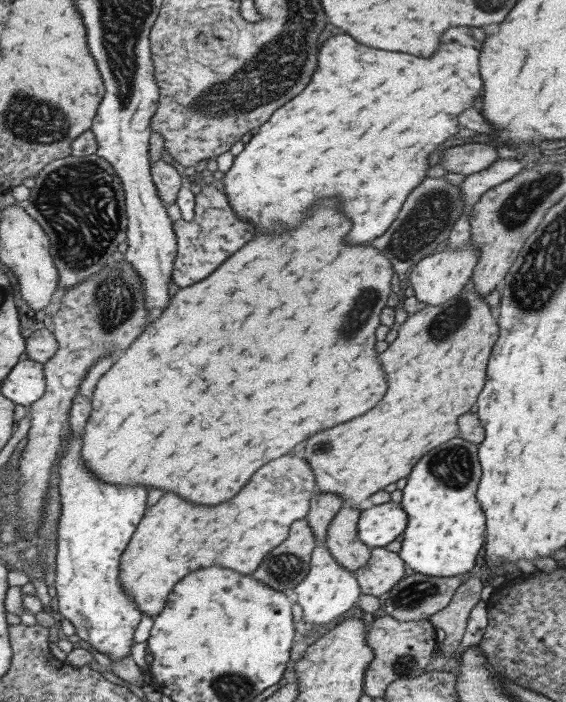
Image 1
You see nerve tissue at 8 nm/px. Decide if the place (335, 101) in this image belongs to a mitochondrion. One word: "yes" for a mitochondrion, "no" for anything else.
no

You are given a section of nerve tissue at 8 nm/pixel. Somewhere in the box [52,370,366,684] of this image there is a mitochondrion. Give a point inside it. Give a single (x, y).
(282, 568)

